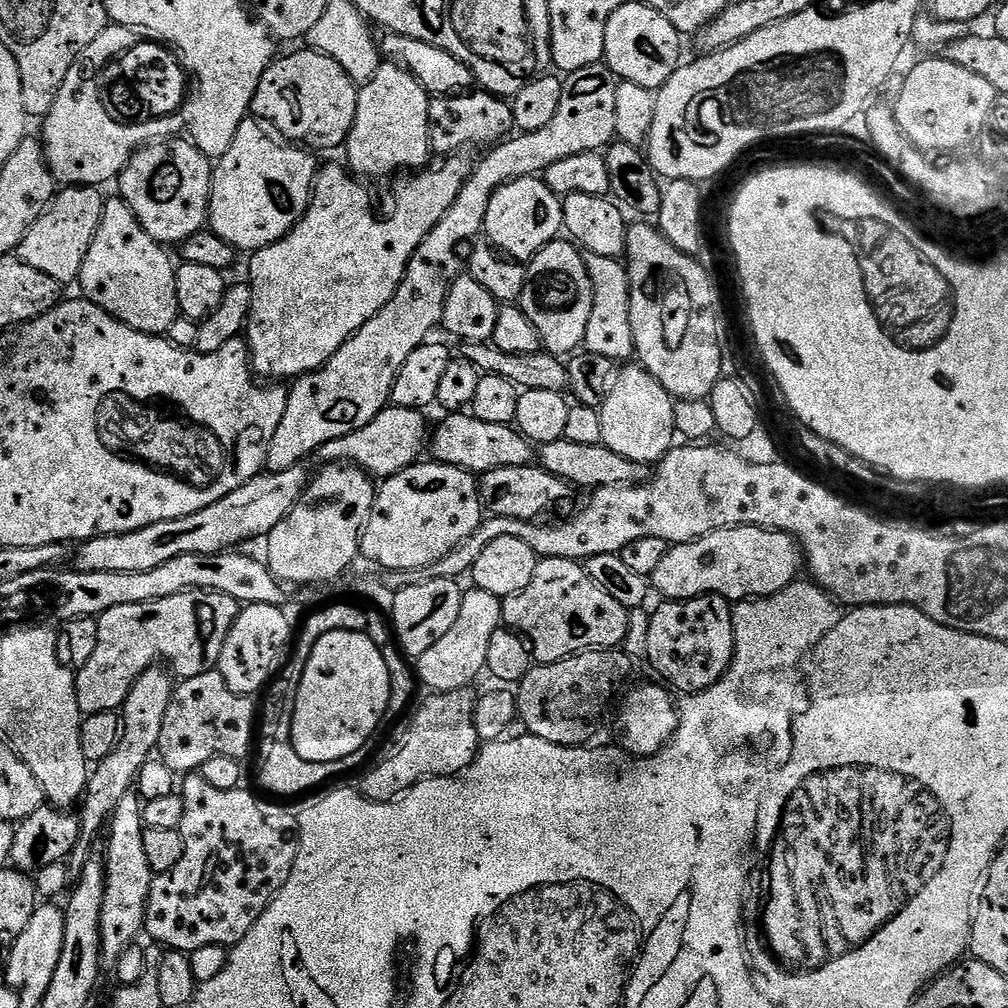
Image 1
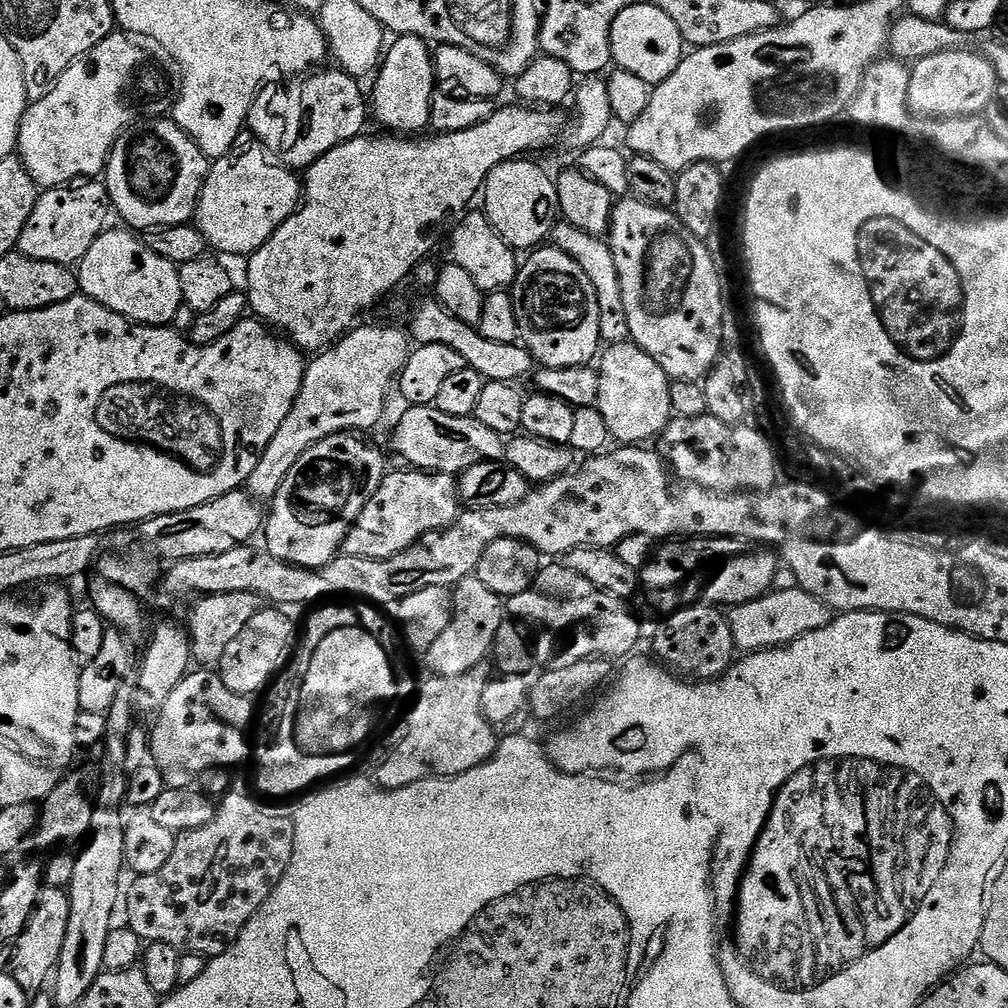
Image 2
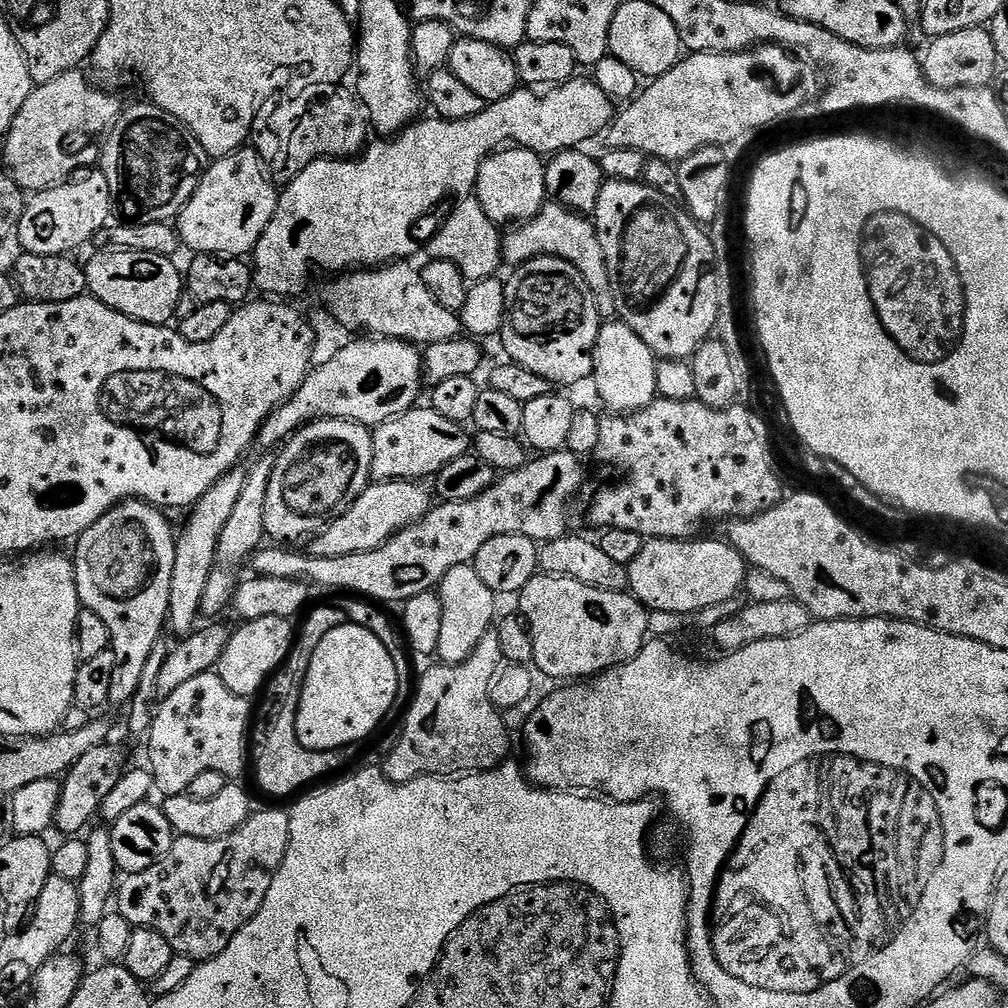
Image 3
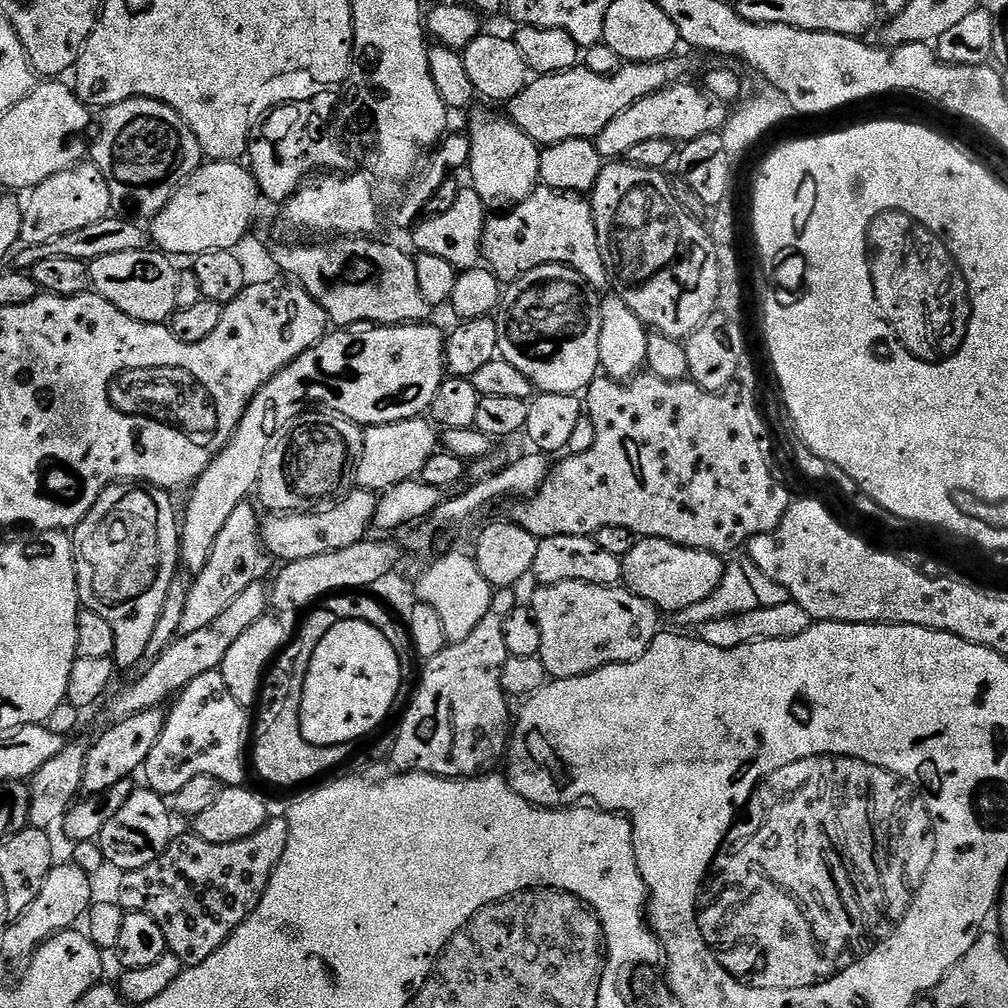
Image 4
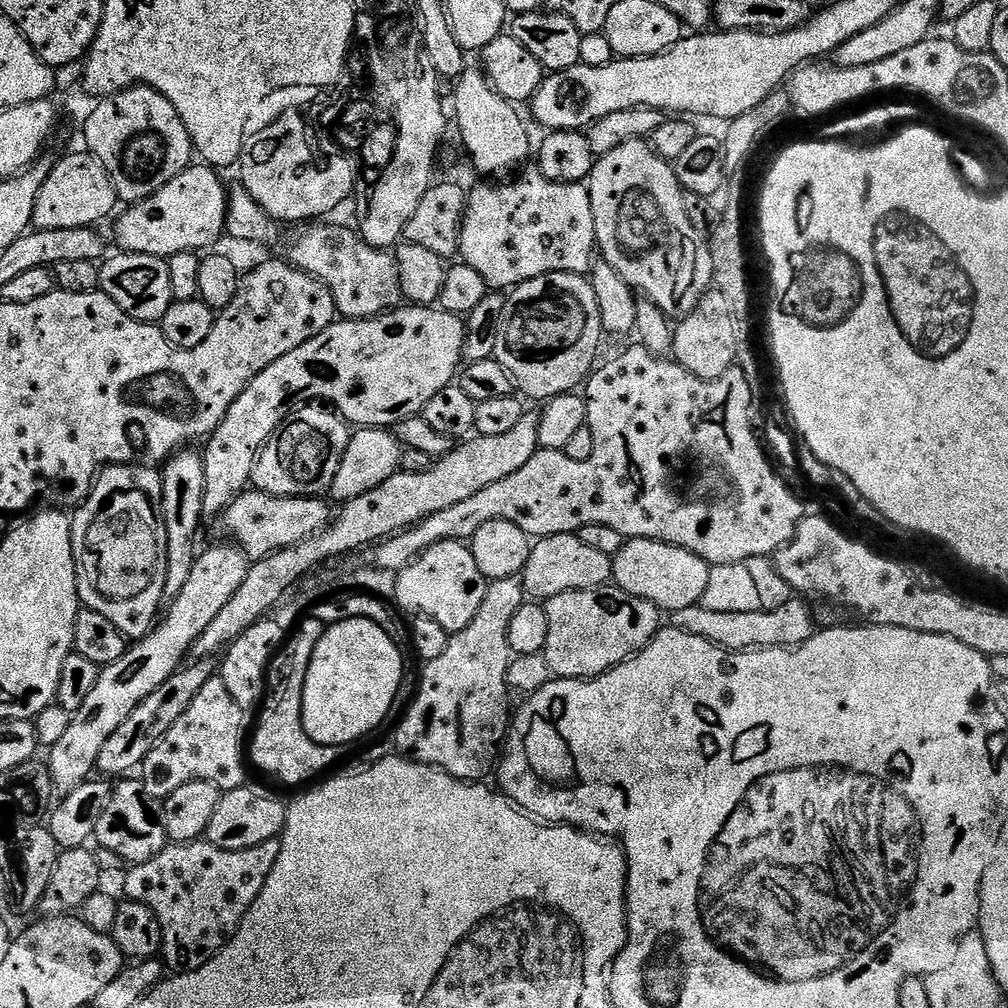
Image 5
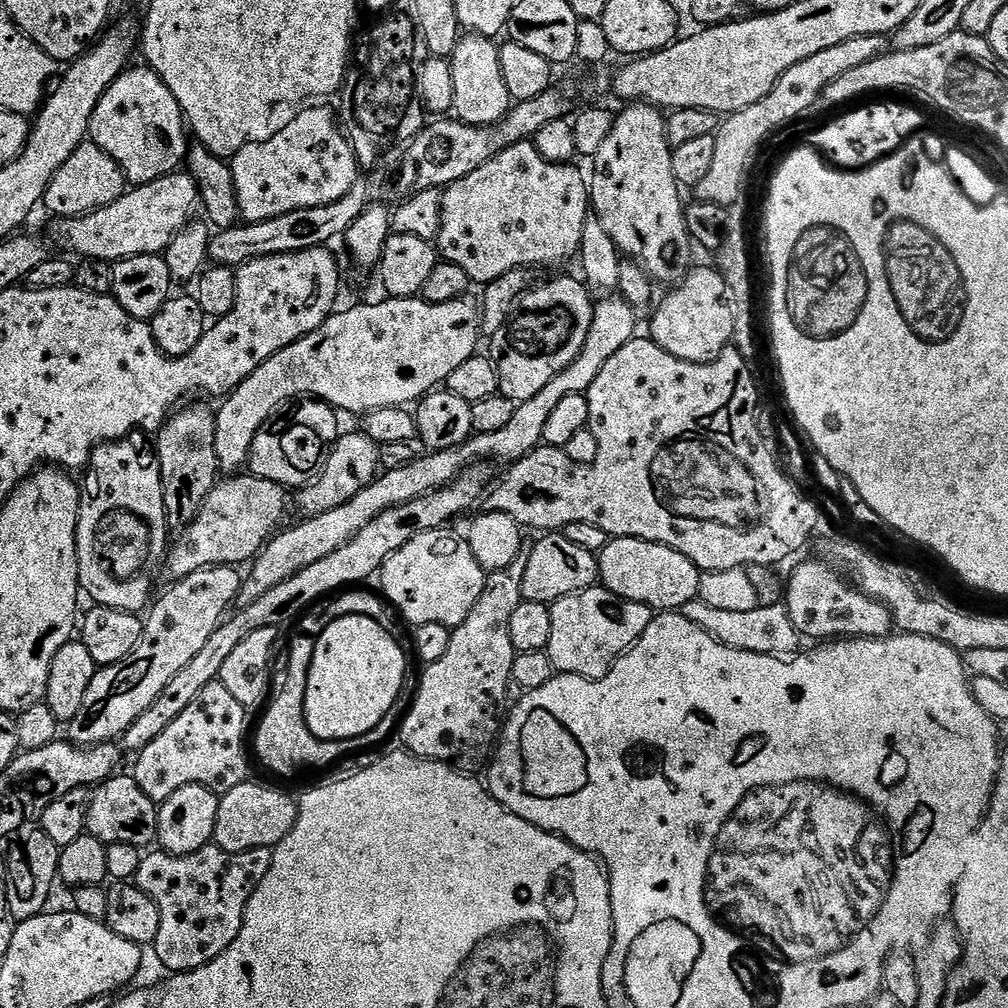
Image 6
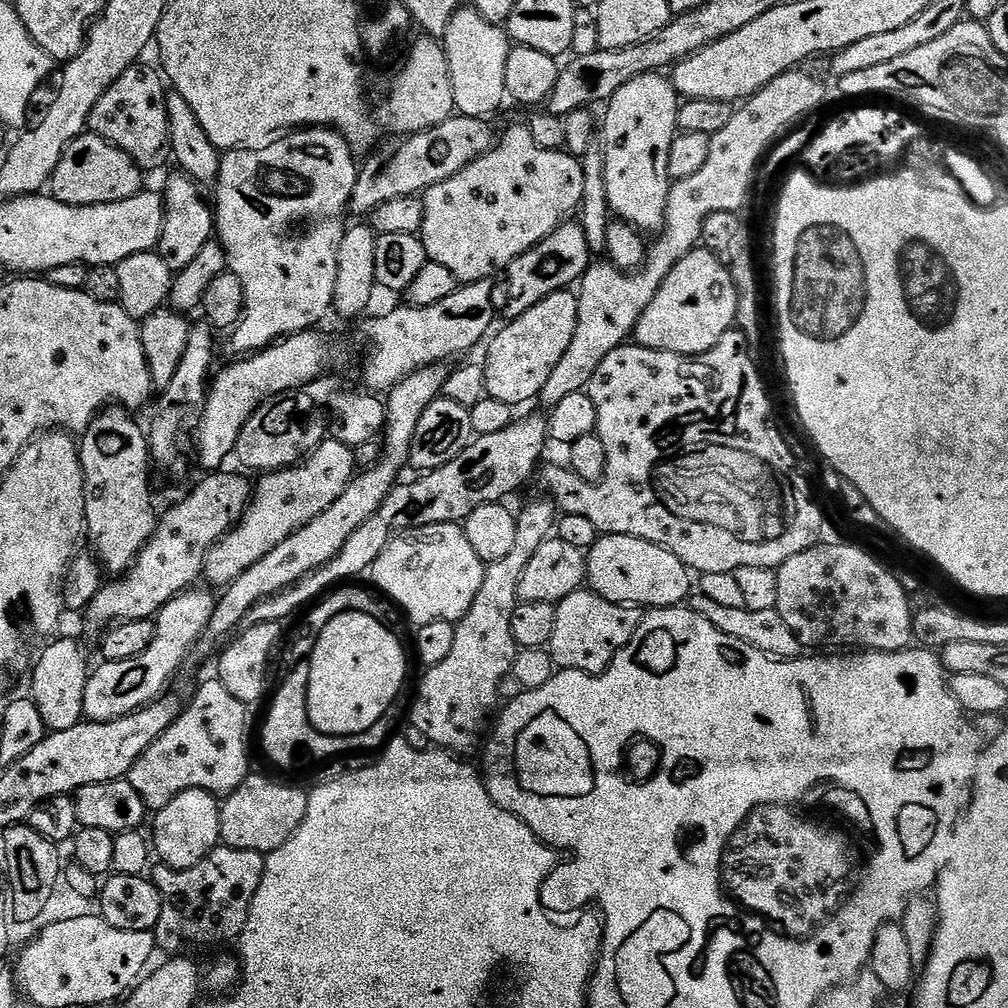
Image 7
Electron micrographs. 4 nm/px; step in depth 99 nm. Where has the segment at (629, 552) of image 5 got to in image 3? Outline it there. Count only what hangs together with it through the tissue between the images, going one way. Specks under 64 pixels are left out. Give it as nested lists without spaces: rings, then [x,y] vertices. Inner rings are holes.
[[[649,539],[642,546],[638,558],[626,566],[631,595],[649,612],[673,611],[674,614],[686,615],[741,595],[746,575],[744,555],[727,539],[700,539]]]

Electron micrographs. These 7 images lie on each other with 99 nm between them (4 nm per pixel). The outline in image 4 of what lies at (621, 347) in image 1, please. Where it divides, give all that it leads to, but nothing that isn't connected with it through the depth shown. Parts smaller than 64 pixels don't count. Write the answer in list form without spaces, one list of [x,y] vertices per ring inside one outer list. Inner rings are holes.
[[[537,187],[530,198],[503,214],[493,215],[485,223],[480,251],[483,263],[501,282],[514,281],[538,266],[565,264],[567,268],[582,274],[593,290],[607,289],[610,284],[606,262],[602,262],[598,246],[592,206],[580,194]]]

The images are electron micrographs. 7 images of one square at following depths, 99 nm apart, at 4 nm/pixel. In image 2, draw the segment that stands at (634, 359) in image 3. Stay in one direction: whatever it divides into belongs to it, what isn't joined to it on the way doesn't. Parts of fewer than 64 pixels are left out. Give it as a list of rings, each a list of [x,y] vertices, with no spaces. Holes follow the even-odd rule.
[[[625,342],[610,344],[603,349],[598,371],[600,385],[595,407],[602,418],[606,418],[609,437],[624,446],[655,441],[674,416],[670,402],[672,384],[662,366],[658,366],[658,362],[654,362],[654,358],[637,344]]]

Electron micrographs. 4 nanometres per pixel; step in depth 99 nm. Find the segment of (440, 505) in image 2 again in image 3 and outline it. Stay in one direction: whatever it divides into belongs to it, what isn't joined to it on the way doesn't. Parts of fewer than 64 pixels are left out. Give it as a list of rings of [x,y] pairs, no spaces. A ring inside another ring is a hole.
[[[386,480],[369,483],[368,488],[362,490],[362,494],[354,497],[351,501],[352,505],[349,503],[339,515],[332,518],[337,518],[337,520],[327,521],[329,524],[325,532],[323,529],[319,534],[311,537],[311,555],[338,558],[380,548],[395,532],[401,532],[406,526],[418,522],[432,509],[434,506],[433,493],[429,489],[428,493],[423,488],[424,486],[423,483],[414,480]]]

